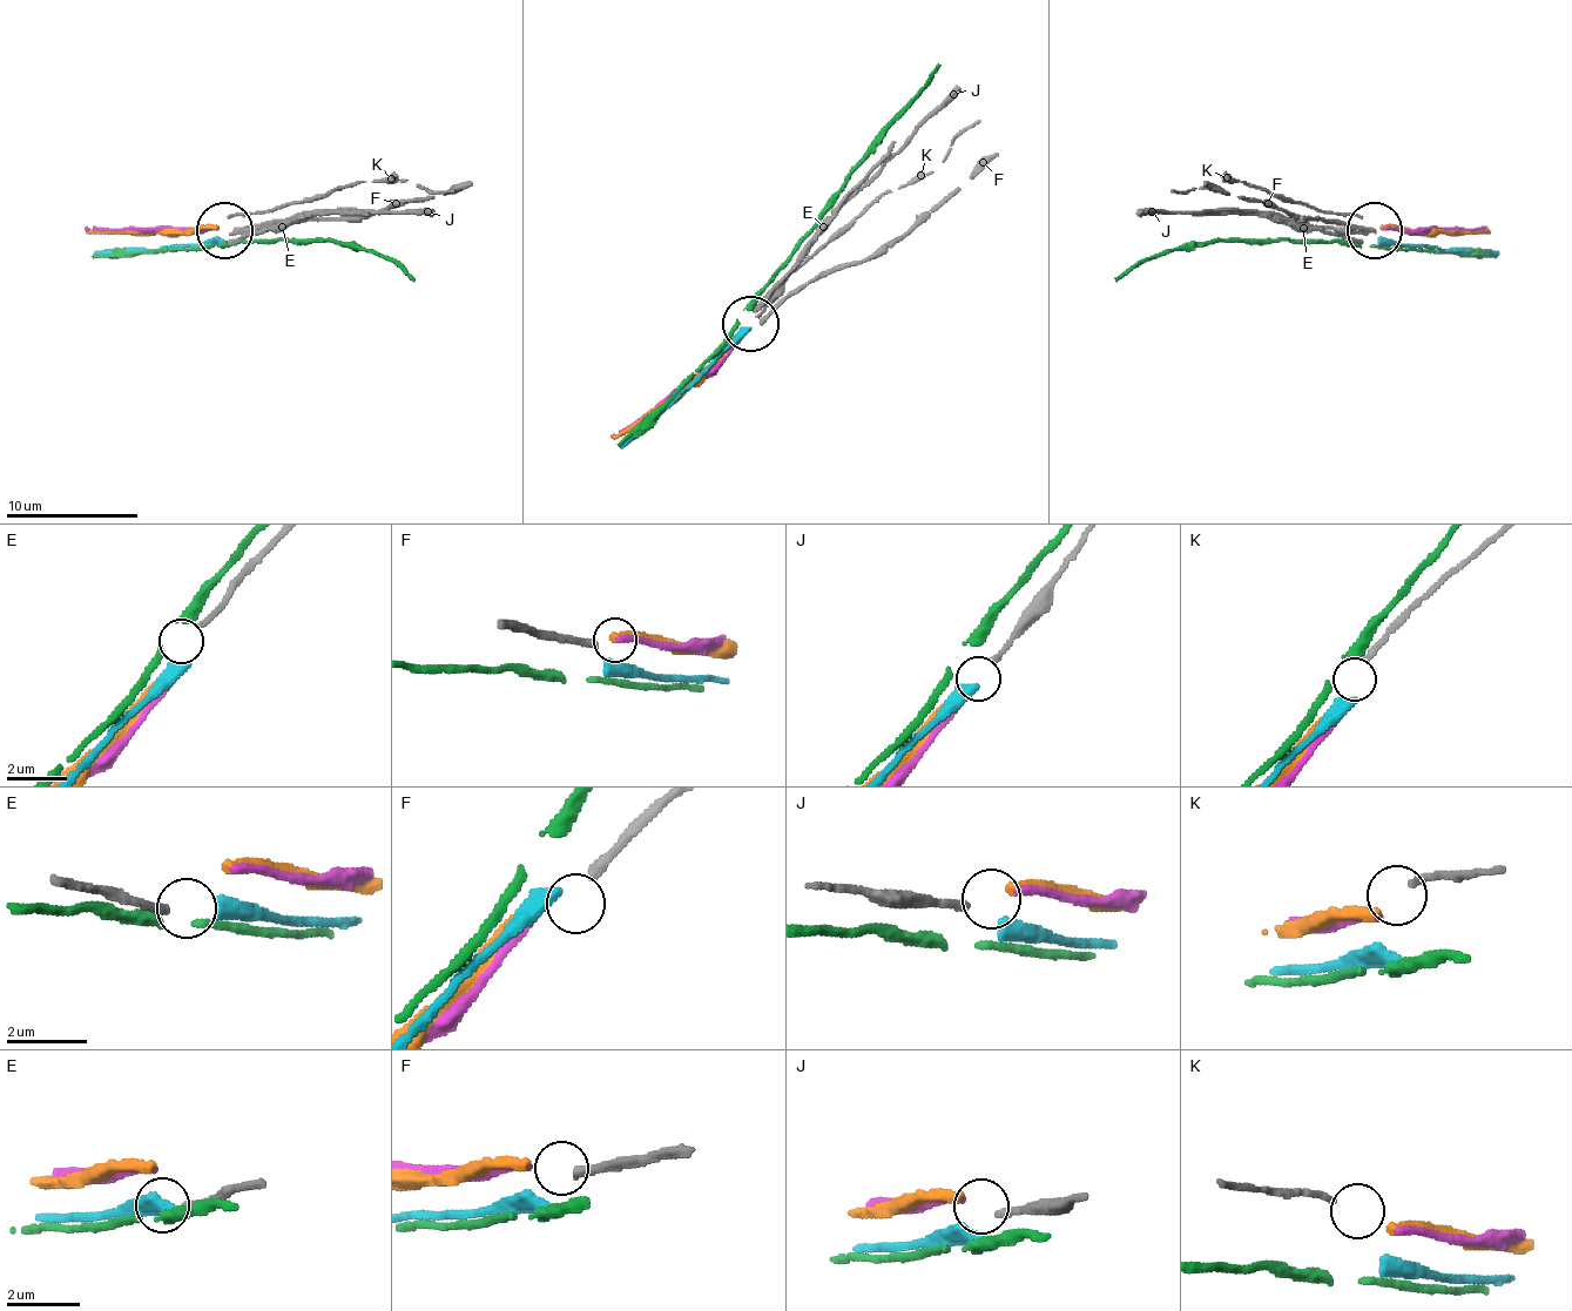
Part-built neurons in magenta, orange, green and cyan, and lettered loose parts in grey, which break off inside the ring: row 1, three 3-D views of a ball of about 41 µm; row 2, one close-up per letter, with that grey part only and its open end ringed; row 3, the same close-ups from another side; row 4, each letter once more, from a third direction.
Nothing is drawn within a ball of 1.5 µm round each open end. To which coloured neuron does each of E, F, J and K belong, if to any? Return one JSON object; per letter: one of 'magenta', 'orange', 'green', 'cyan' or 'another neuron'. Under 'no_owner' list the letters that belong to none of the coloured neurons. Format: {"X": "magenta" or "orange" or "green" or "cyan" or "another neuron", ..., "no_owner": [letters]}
{"E": "another neuron", "F": "another neuron", "J": "another neuron", "K": "another neuron", "no_owner": ["E", "F", "J", "K"]}

